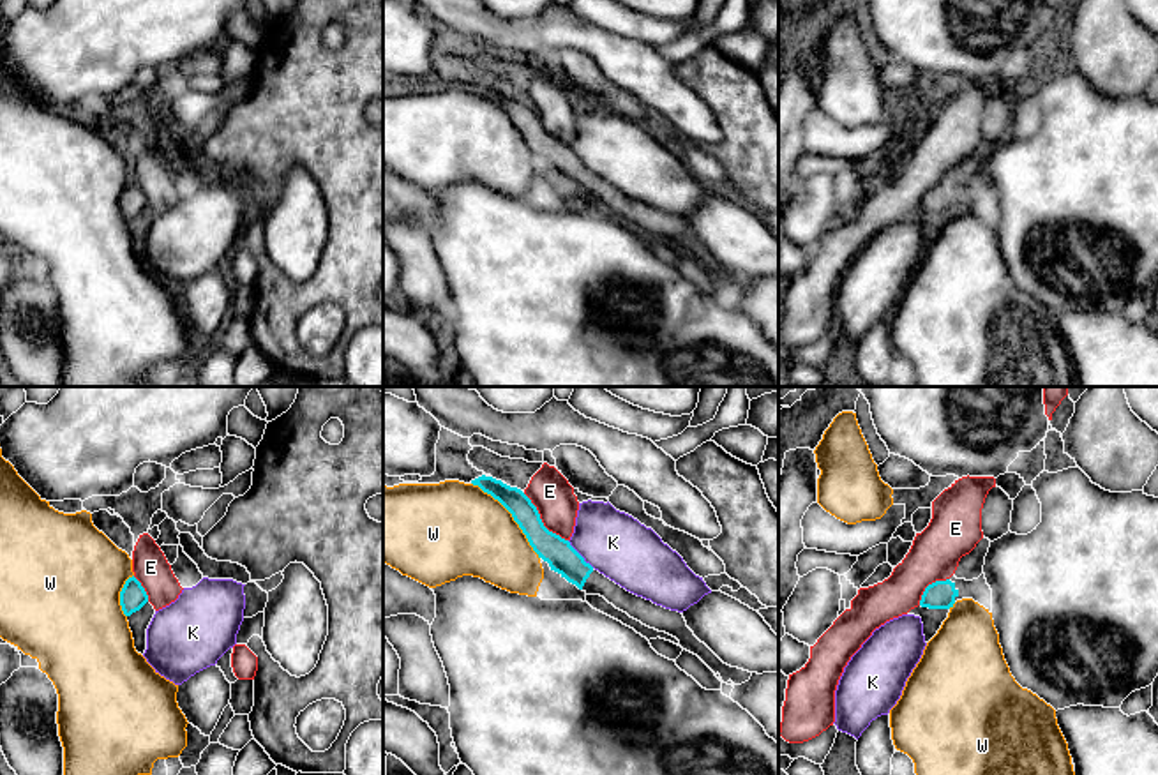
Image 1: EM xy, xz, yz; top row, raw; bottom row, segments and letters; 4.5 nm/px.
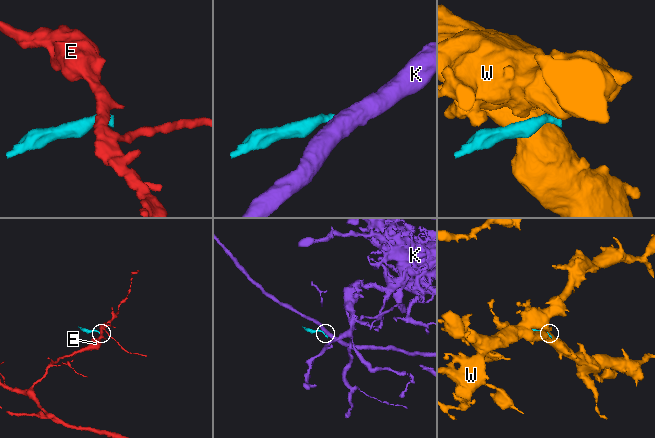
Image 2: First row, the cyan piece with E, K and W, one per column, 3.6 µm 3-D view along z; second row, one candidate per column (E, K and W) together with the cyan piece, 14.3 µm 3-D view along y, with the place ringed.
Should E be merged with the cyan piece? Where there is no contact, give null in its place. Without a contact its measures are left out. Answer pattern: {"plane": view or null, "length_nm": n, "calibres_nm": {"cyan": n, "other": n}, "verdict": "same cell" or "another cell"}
{"plane": "xz", "length_nm": 300, "calibres_nm": {"cyan": 140, "other": 190}, "verdict": "another cell"}

